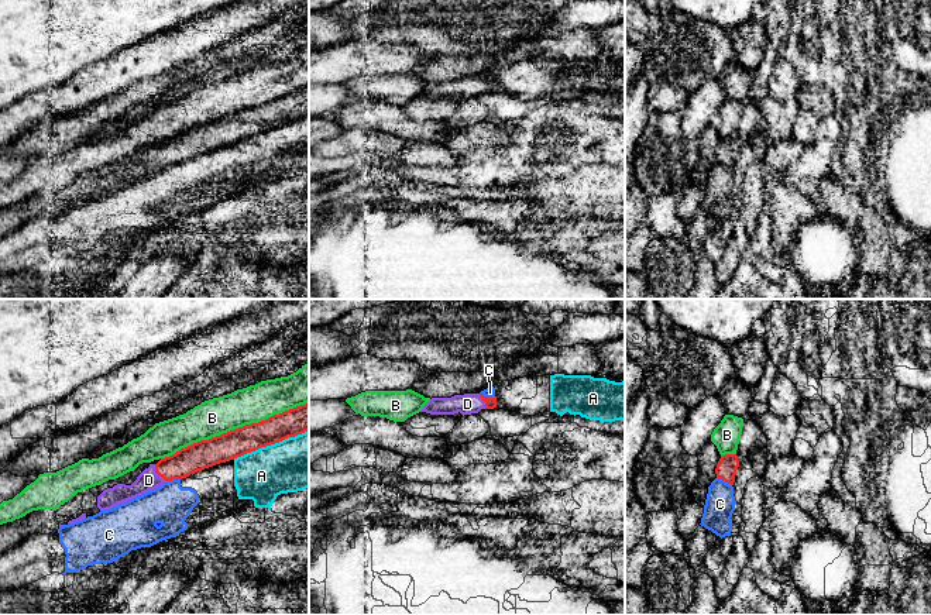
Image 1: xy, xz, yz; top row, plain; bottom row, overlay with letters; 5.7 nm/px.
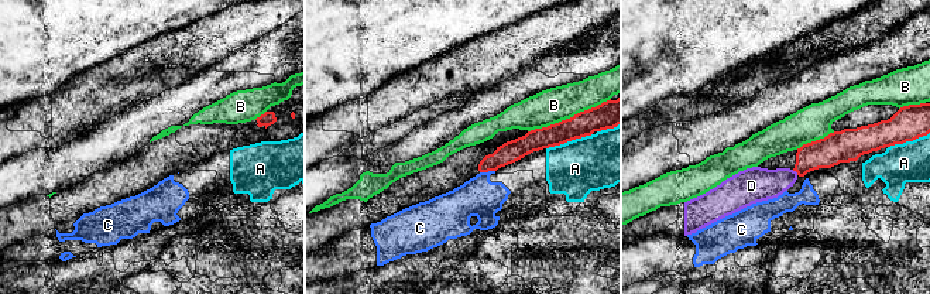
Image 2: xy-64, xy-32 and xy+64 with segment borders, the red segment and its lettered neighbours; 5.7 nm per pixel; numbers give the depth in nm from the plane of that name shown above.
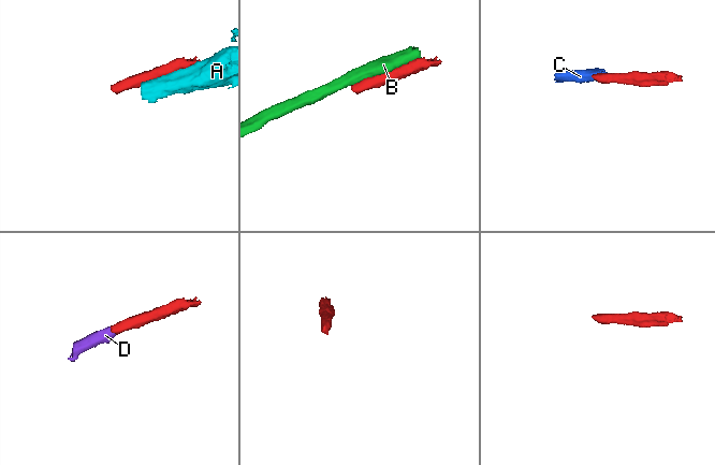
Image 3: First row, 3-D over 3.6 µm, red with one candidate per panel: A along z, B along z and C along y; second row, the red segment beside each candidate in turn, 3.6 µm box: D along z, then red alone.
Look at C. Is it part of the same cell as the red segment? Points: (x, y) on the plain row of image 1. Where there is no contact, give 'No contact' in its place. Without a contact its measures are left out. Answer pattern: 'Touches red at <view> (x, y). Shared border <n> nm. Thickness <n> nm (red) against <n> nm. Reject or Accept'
Touches red at xz (487, 81). Shared border 100 nm. Thickness 60 nm (red) against 60 nm. Reject

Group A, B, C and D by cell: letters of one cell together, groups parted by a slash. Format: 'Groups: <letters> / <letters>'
Groups: A C / B / D

